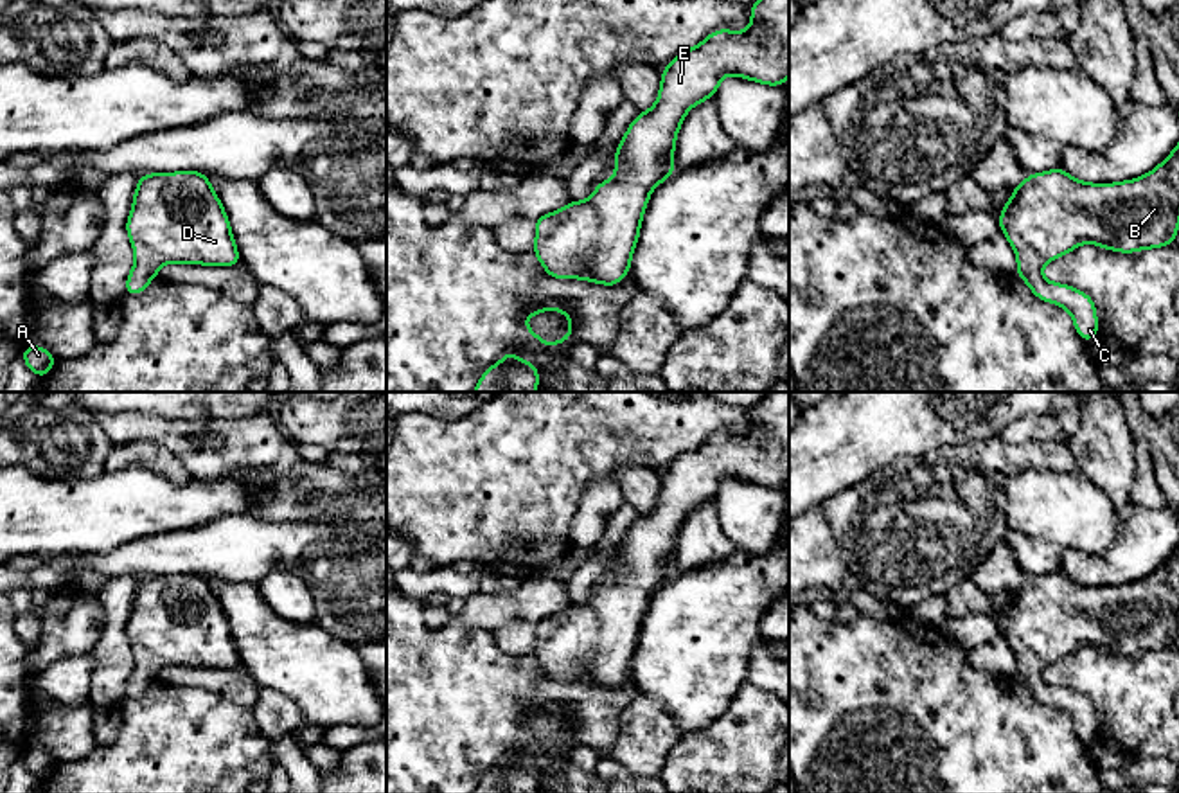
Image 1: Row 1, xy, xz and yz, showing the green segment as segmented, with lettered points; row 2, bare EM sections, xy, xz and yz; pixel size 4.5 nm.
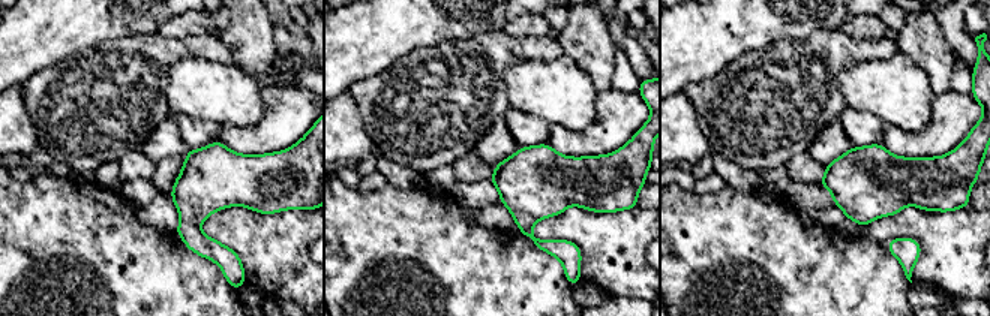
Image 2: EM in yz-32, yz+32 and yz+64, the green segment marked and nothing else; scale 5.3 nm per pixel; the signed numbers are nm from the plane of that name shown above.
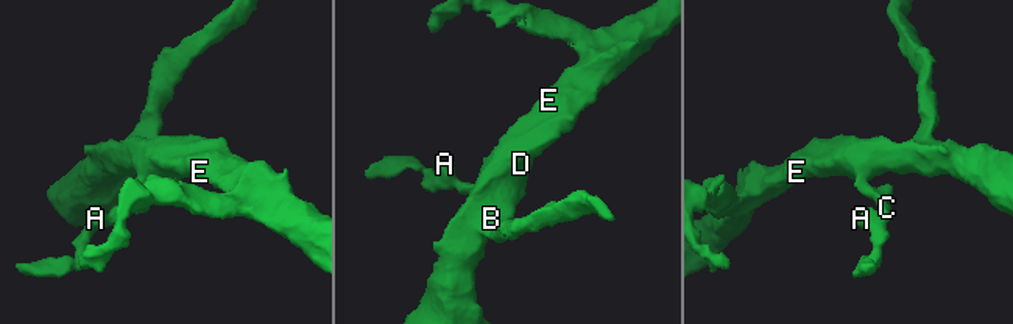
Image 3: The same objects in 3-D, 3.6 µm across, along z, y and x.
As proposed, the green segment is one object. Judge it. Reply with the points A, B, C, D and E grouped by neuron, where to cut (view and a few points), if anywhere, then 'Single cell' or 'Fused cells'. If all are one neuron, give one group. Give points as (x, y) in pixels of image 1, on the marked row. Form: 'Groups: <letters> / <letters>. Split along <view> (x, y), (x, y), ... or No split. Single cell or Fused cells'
Groups: A B C D E. No split. Single cell

